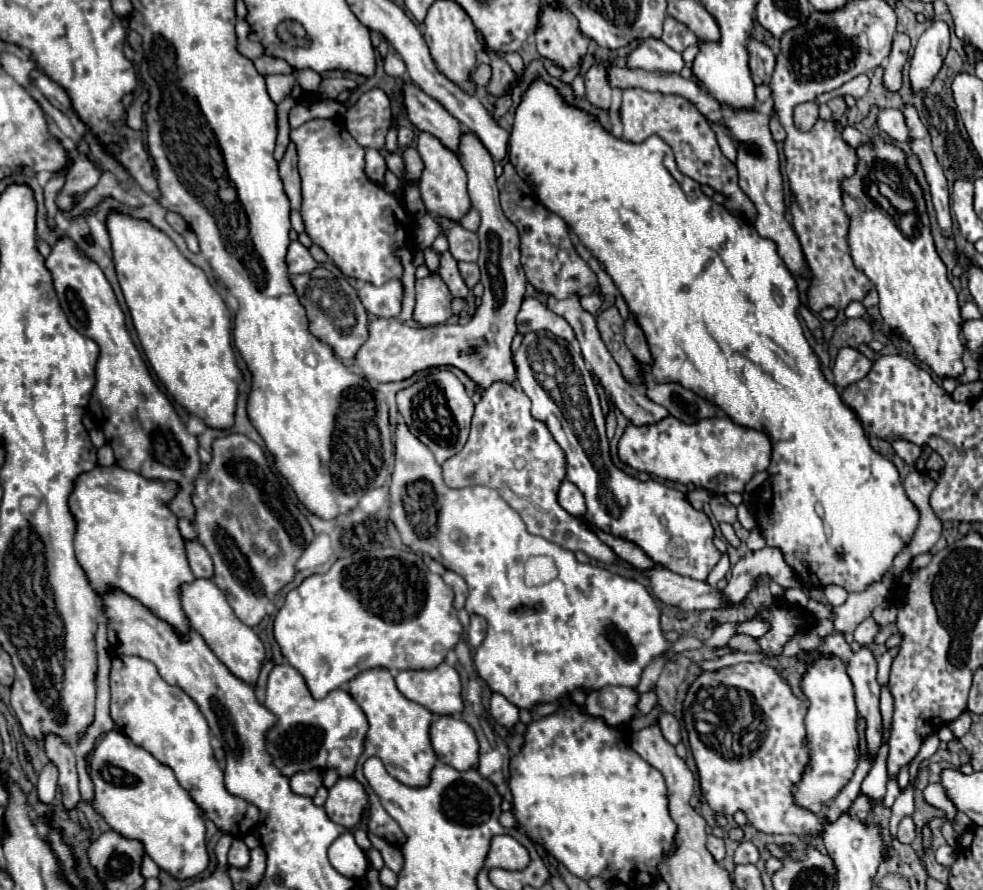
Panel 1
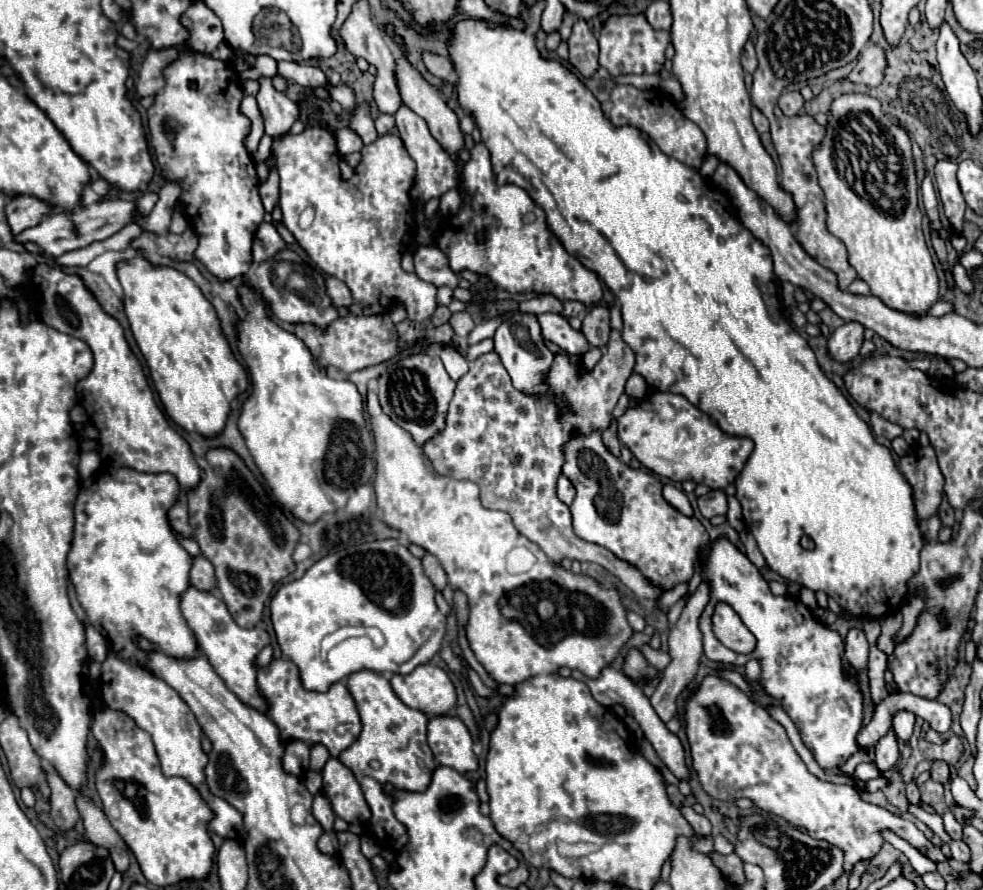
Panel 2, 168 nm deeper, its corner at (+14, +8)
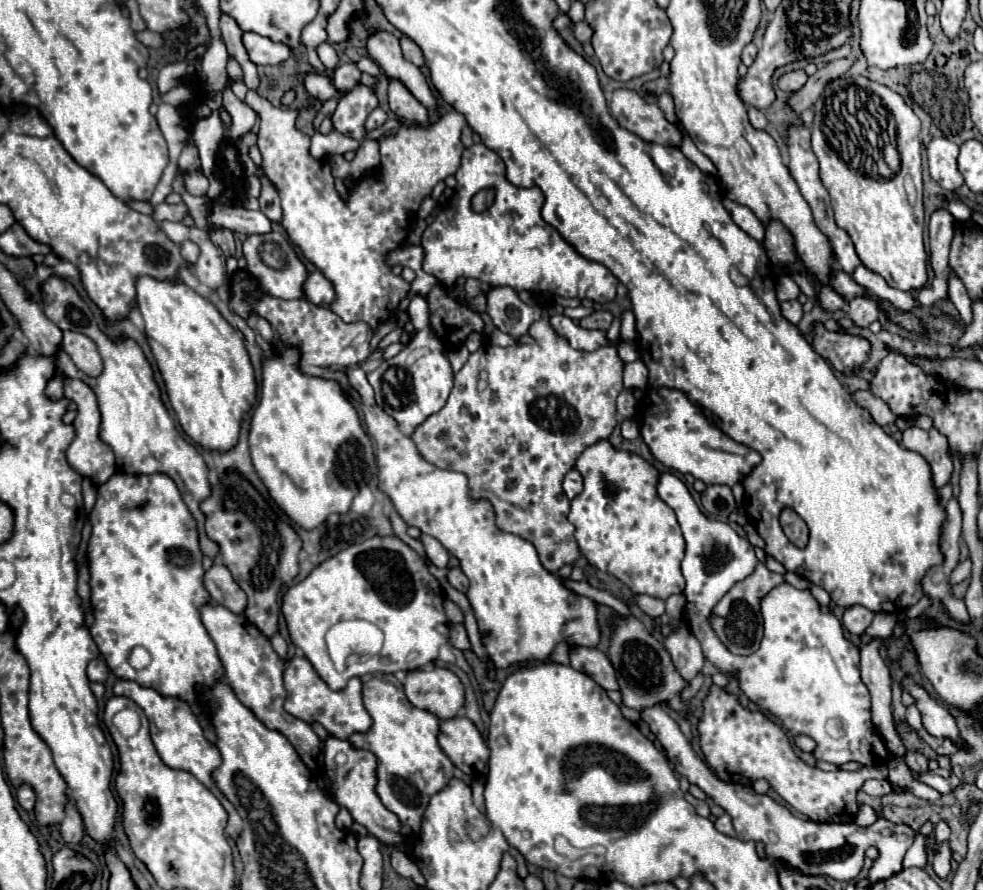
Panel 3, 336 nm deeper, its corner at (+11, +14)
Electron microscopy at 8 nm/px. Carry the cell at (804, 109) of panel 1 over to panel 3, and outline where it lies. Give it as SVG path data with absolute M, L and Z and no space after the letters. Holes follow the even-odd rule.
M792 70L792 72L780 76L778 86L780 86L780 90L784 90L784 92L796 92L798 88L804 86L806 78L808 78L808 76L806 76L804 70Z

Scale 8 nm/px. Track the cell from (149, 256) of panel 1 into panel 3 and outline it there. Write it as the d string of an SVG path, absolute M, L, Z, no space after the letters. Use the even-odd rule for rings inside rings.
M142 276L136 282L138 290L138 308L146 322L146 336L152 348L152 354L158 362L160 374L164 378L170 404L180 420L182 430L200 446L208 450L226 452L232 450L240 436L242 416L256 402L256 378L250 364L250 356L244 348L242 332L234 330L212 302L196 294L182 280L176 282L158 282L150 276Z

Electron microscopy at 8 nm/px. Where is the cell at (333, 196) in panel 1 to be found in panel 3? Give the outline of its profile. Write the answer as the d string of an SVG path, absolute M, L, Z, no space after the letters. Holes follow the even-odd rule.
M254 90L246 92L244 102L260 118L260 130L258 130L258 148L262 154L260 168L272 180L272 184L276 184L278 194L282 194L282 222L280 224L284 226L288 238L302 250L304 258L312 262L332 282L336 300L330 304L330 310L346 322L366 322L372 330L376 330L380 324L392 318L392 314L398 308L398 302L410 290L410 284L406 280L392 274L390 266L386 266L384 262L384 256L386 252L394 250L406 240L410 224L414 222L422 200L430 196L432 188L440 180L444 180L446 176L454 174L460 168L460 158L464 152L464 146L460 142L460 132L466 124L466 118L460 112L450 110L428 126L404 124L394 136L382 138L380 140L382 178L372 174L372 184L356 184L356 188L350 192L348 202L342 202L334 188L330 164L314 160L308 152L310 136L294 128L294 118L292 118L294 112L272 106L268 100L264 100Z

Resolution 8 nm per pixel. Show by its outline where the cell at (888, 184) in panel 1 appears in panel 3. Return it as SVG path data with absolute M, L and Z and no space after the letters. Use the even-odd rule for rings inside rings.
M836 82L828 84L826 92L814 104L812 150L820 162L820 180L832 198L836 224L844 228L848 236L852 238L862 264L870 268L872 272L880 274L890 286L910 292L926 284L926 264L928 264L923 242L924 208L922 208L922 168L920 168L920 150L922 150L920 120L912 112L912 108L904 102L904 98L896 94L894 90L890 90L888 86L882 86L878 82L868 82L868 88L884 100L884 104L880 106L880 112L866 114L866 118L846 118L844 112L840 112L842 108L828 106L830 104L828 98L832 98L840 90ZM886 146L894 146L900 152L900 168L898 172L892 172L888 176L882 174L882 172L890 172L890 168L884 164Z

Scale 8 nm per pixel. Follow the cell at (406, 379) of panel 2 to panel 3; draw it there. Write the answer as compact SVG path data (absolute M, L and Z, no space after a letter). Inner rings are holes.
M424 296L412 298L408 306L410 322L414 326L414 338L404 350L384 360L374 372L368 374L368 382L376 392L376 404L398 422L400 432L410 436L418 424L422 424L430 414L436 414L448 400L452 390L454 372L450 368L444 344L428 326L428 302Z

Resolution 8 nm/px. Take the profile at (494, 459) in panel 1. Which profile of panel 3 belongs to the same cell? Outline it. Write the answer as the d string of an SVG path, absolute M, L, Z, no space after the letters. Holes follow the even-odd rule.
M550 316L536 320L528 334L534 340L532 344L502 348L486 342L470 354L464 368L454 376L454 388L446 406L428 416L410 438L430 464L466 474L470 496L492 504L496 526L532 542L544 568L556 574L564 564L574 564L578 558L574 526L566 518L570 500L562 490L562 480L574 468L584 448L606 440L618 424L616 396L624 390L624 362L618 358L616 346L604 346L594 352L574 350L568 340L556 334Z

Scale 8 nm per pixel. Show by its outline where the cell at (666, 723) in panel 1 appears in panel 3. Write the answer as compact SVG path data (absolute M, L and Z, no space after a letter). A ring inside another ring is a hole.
M682 624L682 628L672 632L664 644L680 676L690 682L704 666L704 654L696 636L686 628L686 624Z

